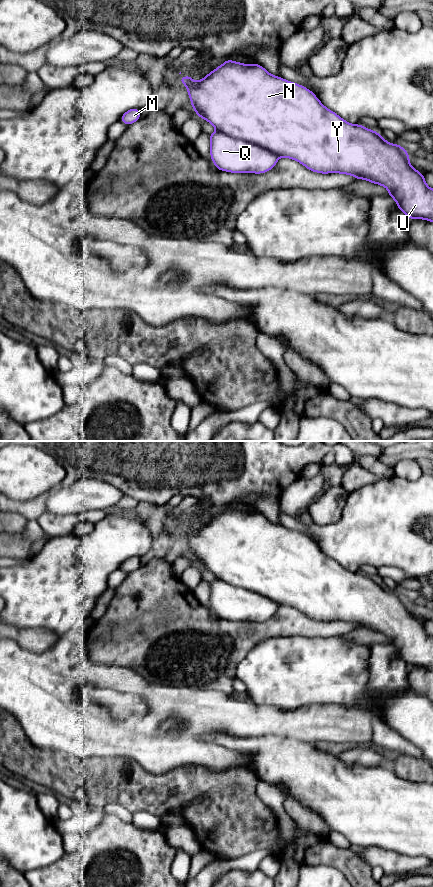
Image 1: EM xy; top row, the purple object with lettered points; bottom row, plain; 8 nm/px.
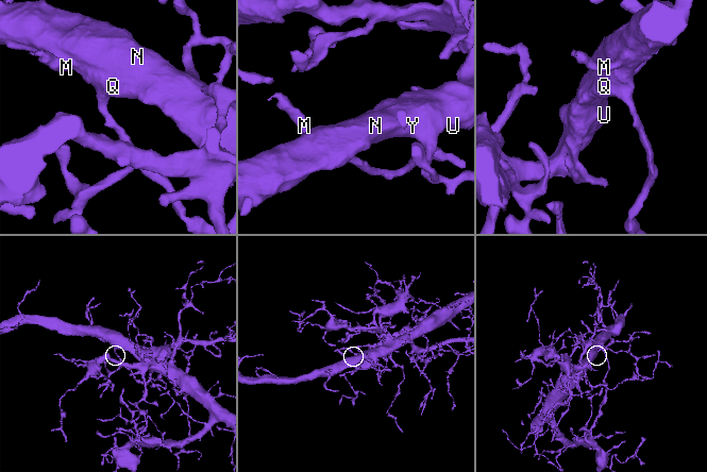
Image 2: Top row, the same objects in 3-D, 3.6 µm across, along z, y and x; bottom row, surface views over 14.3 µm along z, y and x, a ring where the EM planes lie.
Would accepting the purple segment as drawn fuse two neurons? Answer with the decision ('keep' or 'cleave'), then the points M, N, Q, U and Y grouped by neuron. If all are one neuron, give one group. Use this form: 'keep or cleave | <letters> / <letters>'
keep | M N Q U Y

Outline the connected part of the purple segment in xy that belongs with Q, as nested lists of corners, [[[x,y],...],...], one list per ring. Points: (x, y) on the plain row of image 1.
[[[225,508],[206,524],[194,529],[191,523],[180,525],[187,536],[191,556],[197,565],[205,567],[217,579],[209,582],[210,606],[214,614],[230,621],[262,622],[270,619],[280,605],[293,607],[308,618],[321,622],[347,622],[357,628],[364,627],[388,637],[397,655],[410,667],[433,670],[433,637],[425,630],[425,624],[411,614],[409,601],[400,593],[386,589],[377,579],[360,572],[351,572],[324,554],[308,536],[274,524],[263,514]]]

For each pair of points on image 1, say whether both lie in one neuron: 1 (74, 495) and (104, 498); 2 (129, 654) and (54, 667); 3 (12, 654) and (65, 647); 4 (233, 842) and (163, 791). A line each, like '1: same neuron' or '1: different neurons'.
1: same neuron
2: different neurons
3: same neuron
4: same neuron

